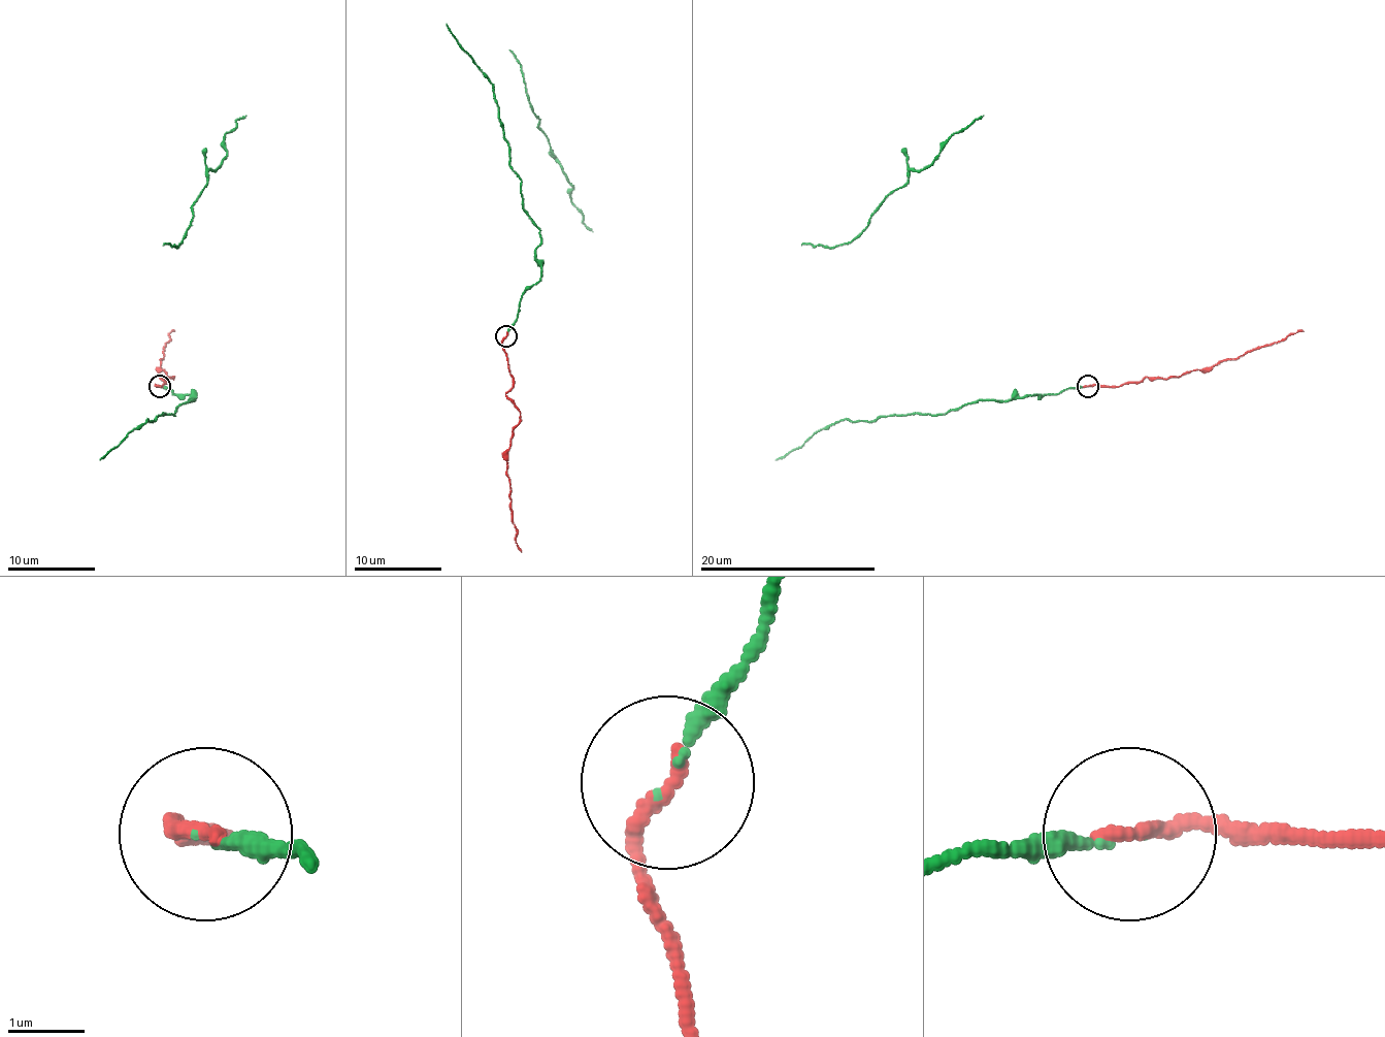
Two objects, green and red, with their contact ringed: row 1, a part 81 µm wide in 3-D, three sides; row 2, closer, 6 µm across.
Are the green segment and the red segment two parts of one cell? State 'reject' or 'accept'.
accept

